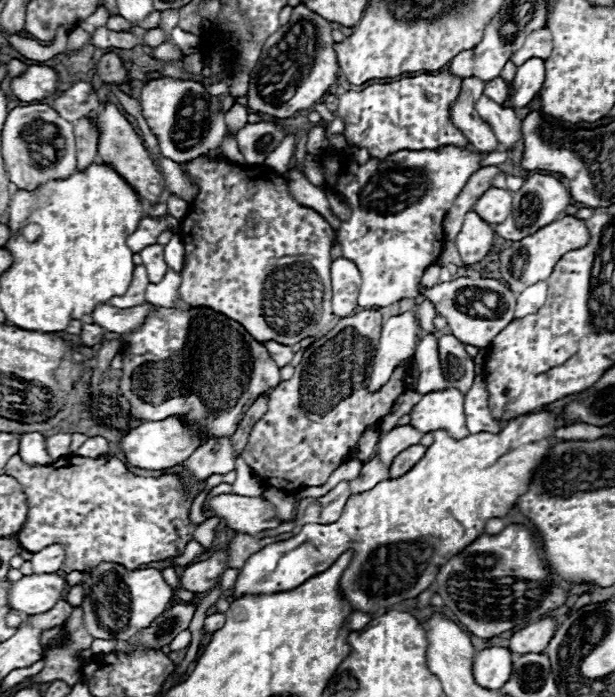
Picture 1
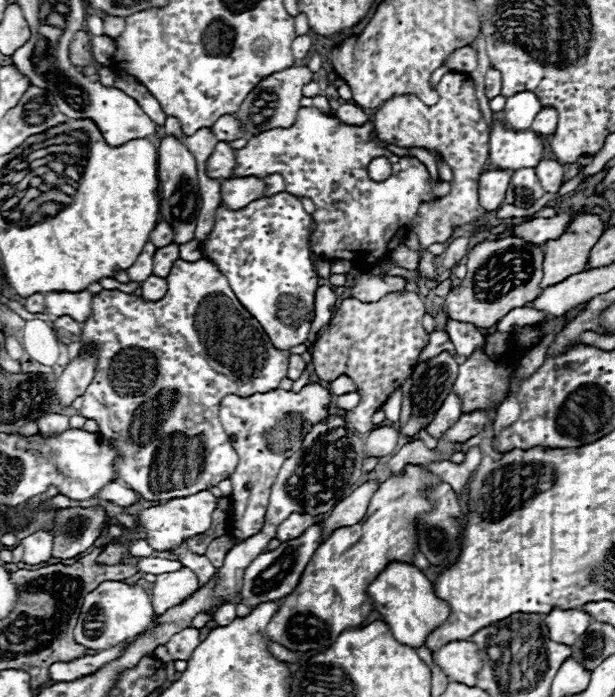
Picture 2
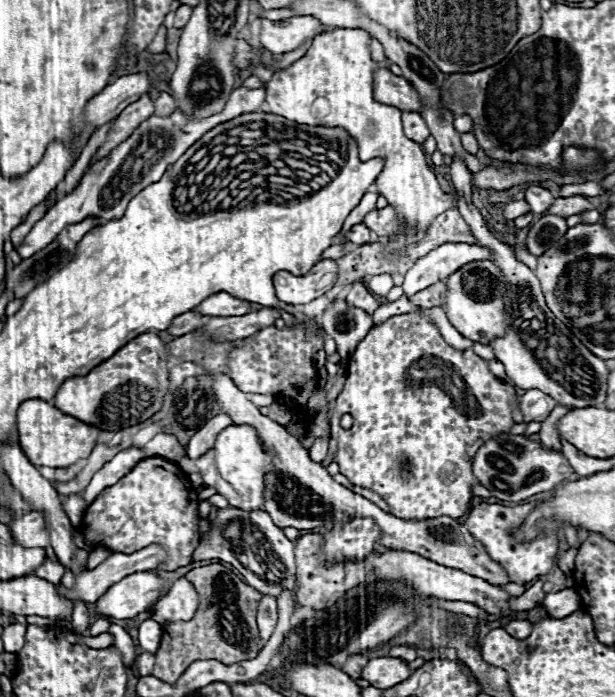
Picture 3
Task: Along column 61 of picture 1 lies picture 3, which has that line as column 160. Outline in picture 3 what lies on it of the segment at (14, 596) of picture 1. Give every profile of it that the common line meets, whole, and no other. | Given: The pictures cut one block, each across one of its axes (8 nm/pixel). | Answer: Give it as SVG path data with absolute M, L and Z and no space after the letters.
M134 572L112 584L96 602L96 612L112 618L134 618L162 598L164 580L154 572Z

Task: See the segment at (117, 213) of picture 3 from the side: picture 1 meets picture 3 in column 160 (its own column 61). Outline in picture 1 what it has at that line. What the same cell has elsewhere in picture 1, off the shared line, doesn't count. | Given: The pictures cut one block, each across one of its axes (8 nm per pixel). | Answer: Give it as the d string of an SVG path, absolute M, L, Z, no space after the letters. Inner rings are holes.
M36 104L36 106L16 106L8 112L4 130L2 130L2 158L4 158L4 166L8 170L8 178L10 182L14 182L18 188L32 188L38 186L40 182L48 182L52 178L66 178L68 174L72 174L76 170L76 148L74 148L74 126L60 118L56 110L52 110L46 104ZM30 122L46 122L52 128L52 134L56 134L56 138L46 138L42 136L40 148L32 154L32 148L24 136L24 128ZM48 150L54 150L56 154L48 154Z

